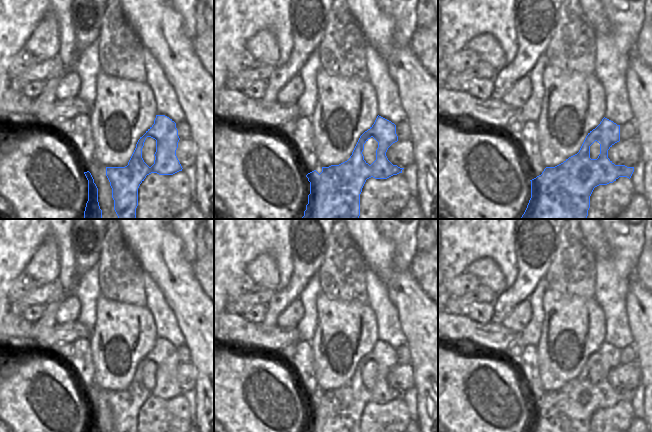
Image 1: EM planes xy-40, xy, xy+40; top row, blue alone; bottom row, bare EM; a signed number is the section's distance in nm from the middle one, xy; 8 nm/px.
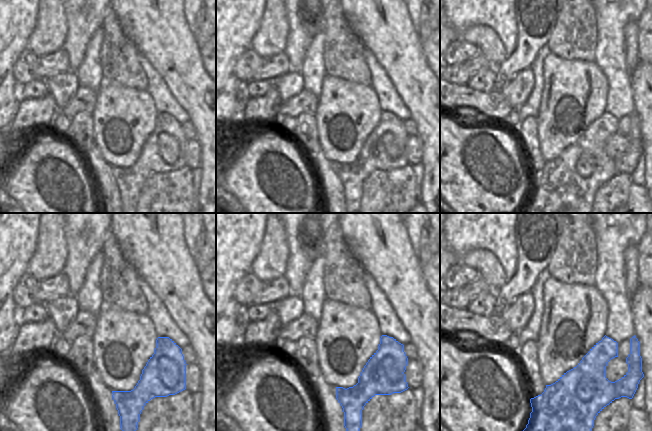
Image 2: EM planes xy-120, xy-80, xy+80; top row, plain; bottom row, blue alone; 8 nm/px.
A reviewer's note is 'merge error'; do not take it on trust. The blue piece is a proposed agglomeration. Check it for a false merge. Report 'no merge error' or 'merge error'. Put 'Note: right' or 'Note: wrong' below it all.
merge error
Note: right

